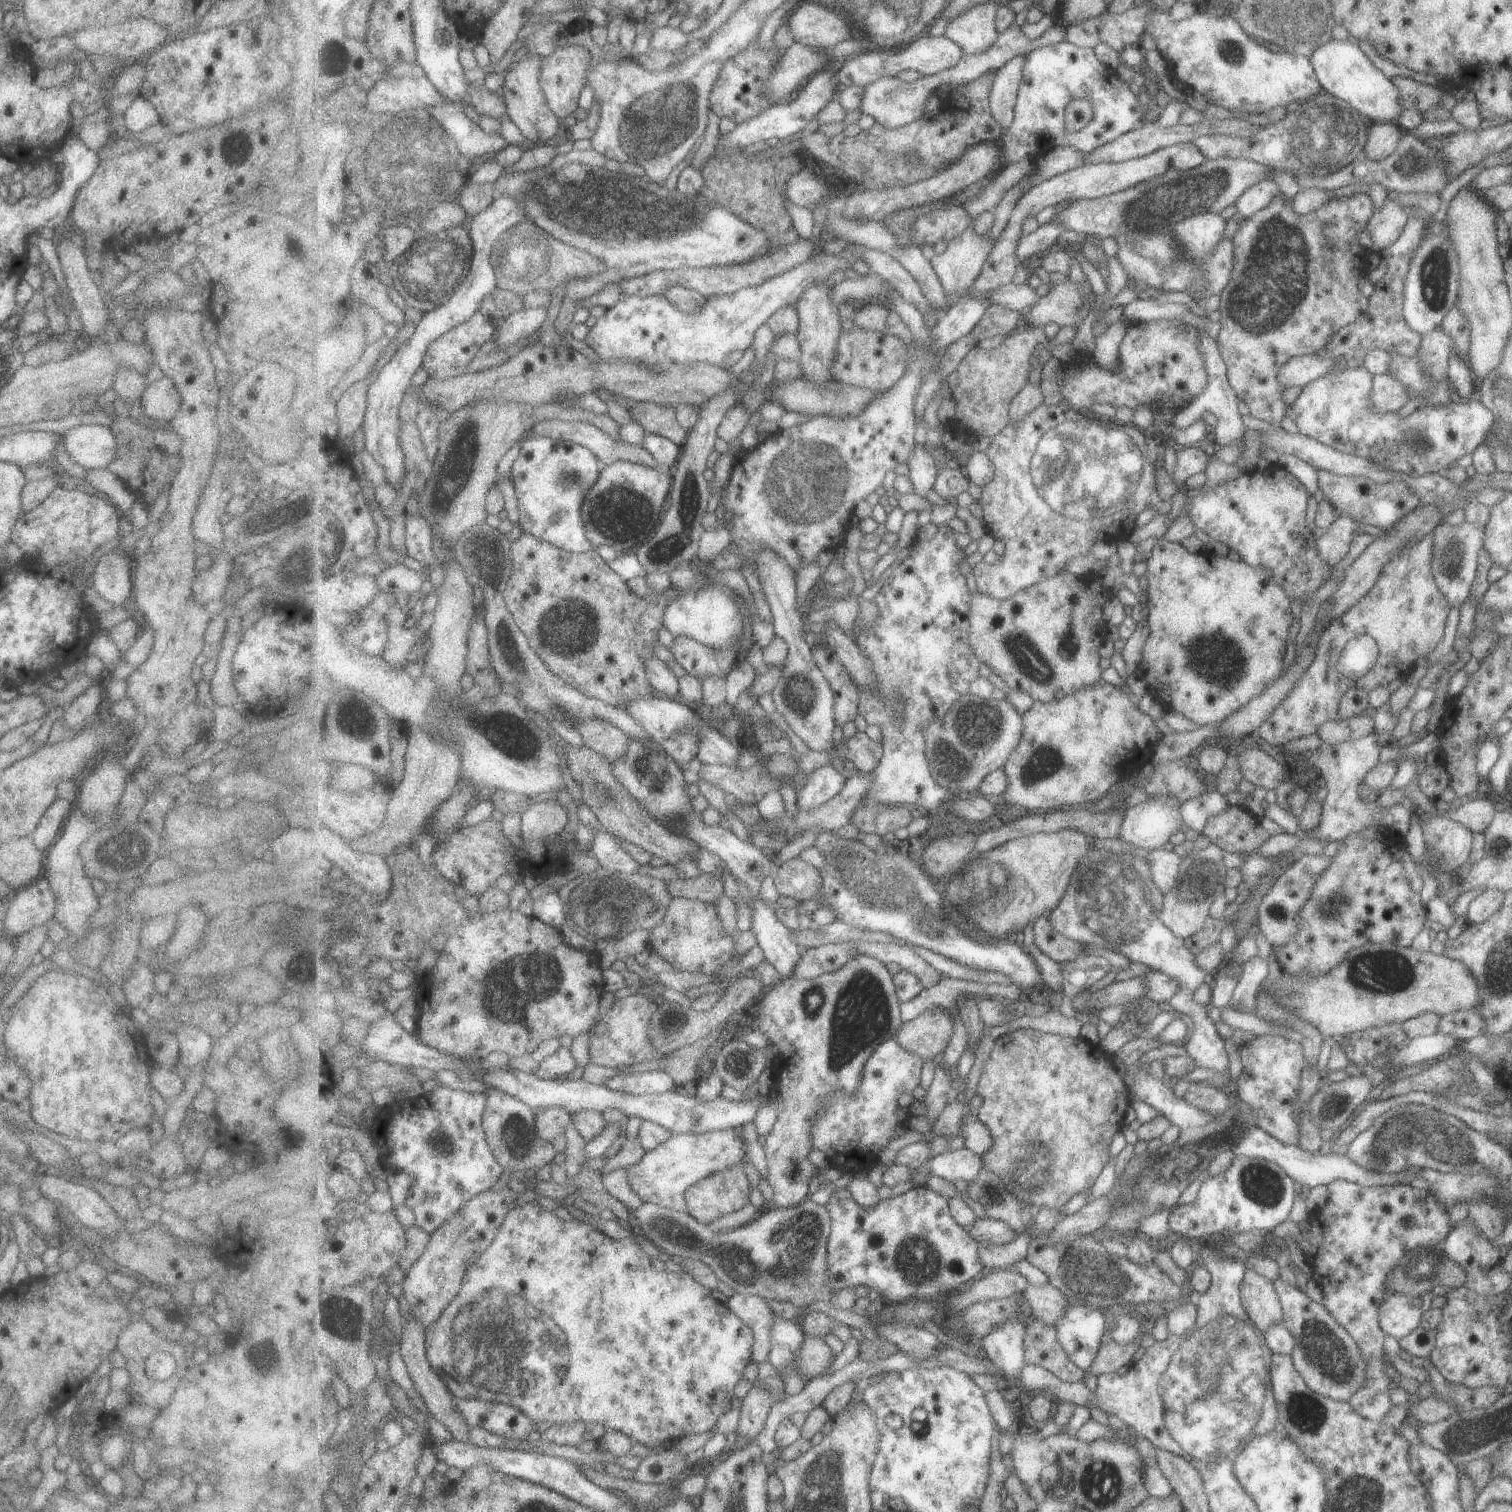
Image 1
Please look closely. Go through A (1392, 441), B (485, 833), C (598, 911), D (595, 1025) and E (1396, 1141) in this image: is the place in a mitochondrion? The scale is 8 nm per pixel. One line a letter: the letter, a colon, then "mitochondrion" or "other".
A: mitochondrion
B: other
C: mitochondrion
D: other
E: mitochondrion

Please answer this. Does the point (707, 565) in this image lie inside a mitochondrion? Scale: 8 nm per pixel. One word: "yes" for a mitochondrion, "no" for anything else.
no

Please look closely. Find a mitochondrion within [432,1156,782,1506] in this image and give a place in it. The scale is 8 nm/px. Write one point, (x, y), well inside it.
(535, 1340)

